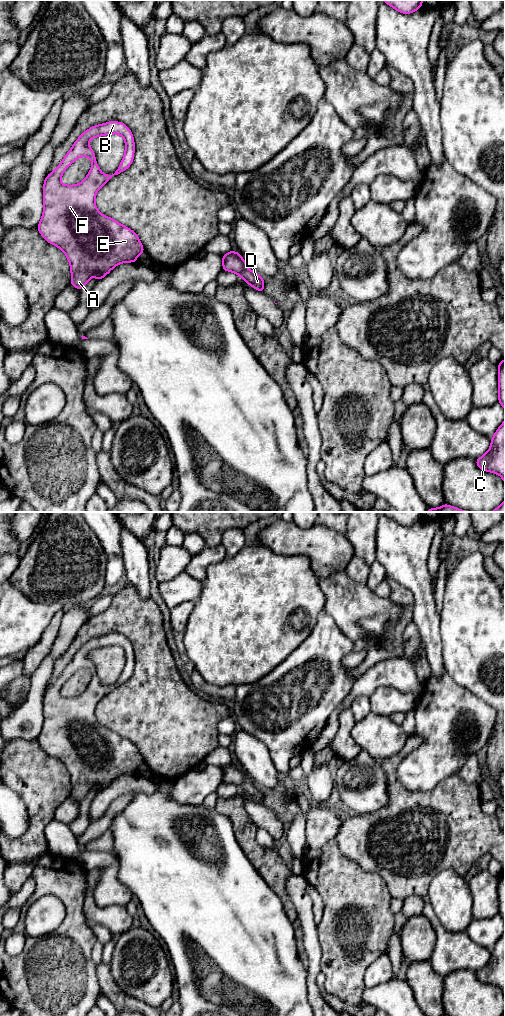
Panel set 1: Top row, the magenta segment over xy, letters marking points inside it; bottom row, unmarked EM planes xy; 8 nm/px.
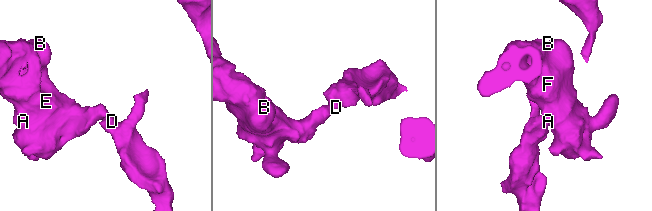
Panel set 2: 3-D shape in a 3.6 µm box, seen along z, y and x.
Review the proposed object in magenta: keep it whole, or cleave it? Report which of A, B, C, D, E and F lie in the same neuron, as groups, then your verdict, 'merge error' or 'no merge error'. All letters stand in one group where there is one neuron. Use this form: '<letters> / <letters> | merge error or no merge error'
A B C D E F | no merge error

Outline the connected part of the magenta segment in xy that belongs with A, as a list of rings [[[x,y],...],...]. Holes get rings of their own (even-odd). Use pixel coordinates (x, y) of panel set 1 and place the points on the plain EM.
[[[110,633],[92,638],[80,647],[62,674],[44,692],[44,721],[37,741],[48,755],[57,758],[65,765],[70,775],[70,784],[72,787],[70,796],[78,802],[81,802],[92,788],[99,793],[117,777],[125,774],[136,775],[137,769],[145,765],[138,747],[133,742],[101,726],[95,716],[95,708],[99,701],[113,687],[118,687],[131,678],[134,664],[135,656],[133,646],[124,635]],[[111,646],[120,646],[124,650],[125,665],[115,685],[107,687],[101,684],[96,673],[95,665],[88,655],[92,650]],[[82,668],[86,668],[92,673],[92,679],[86,690],[75,697],[62,696],[61,688],[64,683]]]

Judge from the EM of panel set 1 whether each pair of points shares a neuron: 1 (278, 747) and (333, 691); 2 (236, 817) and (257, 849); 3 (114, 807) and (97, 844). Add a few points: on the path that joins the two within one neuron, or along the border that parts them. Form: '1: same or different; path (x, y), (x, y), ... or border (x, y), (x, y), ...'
1: same; path (292, 733), (320, 705)
2: same; path (243, 825), (246, 838), (249, 841)
3: different; border (107, 828), (100, 836), (86, 842), (81, 847)

